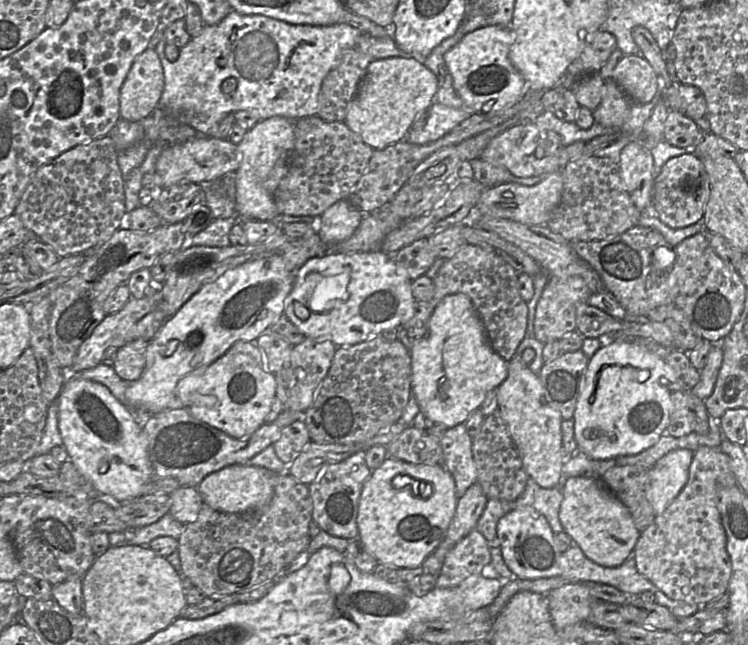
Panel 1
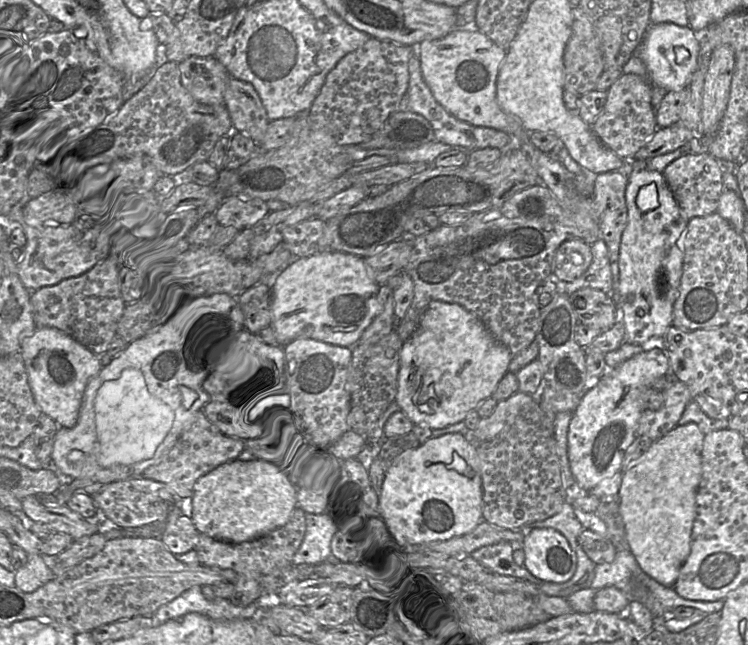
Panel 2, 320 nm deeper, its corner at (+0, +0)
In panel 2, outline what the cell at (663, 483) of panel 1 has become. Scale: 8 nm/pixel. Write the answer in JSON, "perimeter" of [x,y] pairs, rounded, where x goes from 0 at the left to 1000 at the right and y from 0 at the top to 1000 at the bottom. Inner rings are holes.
{"perimeter":[[[929,656],[905,659],[833,732],[826,777],[838,840],[857,882],[890,910],[900,910],[924,854],[941,676]]]}

